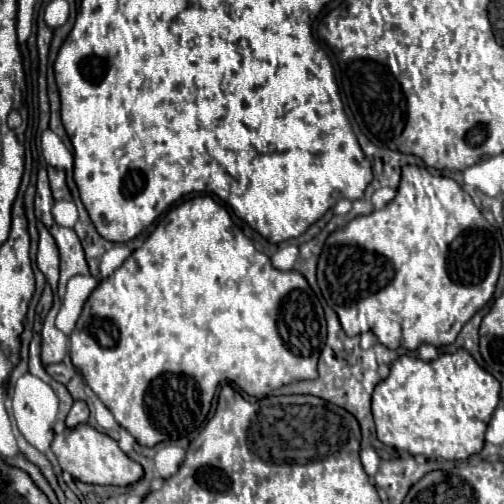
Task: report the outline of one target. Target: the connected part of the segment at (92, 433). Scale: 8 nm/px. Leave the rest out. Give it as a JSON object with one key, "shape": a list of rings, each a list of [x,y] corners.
{"shape":[[[79,424],[73,430],[65,430],[63,434],[57,434],[51,442],[51,452],[57,456],[59,466],[69,472],[75,480],[87,482],[87,484],[101,484],[101,486],[127,486],[137,482],[143,476],[141,464],[133,462],[113,438],[109,438],[103,432],[97,432],[89,424]]]}

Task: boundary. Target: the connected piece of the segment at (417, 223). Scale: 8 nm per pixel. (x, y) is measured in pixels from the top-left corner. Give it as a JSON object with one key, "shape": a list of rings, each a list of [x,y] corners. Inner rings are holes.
{"shape":[[[409,164],[403,166],[397,194],[385,208],[357,216],[327,236],[317,264],[317,284],[327,304],[337,312],[347,336],[370,331],[391,350],[399,346],[417,350],[423,342],[433,346],[453,344],[463,324],[495,292],[501,272],[499,236],[499,230],[483,218],[471,196],[455,180],[433,176],[427,168]]]}

